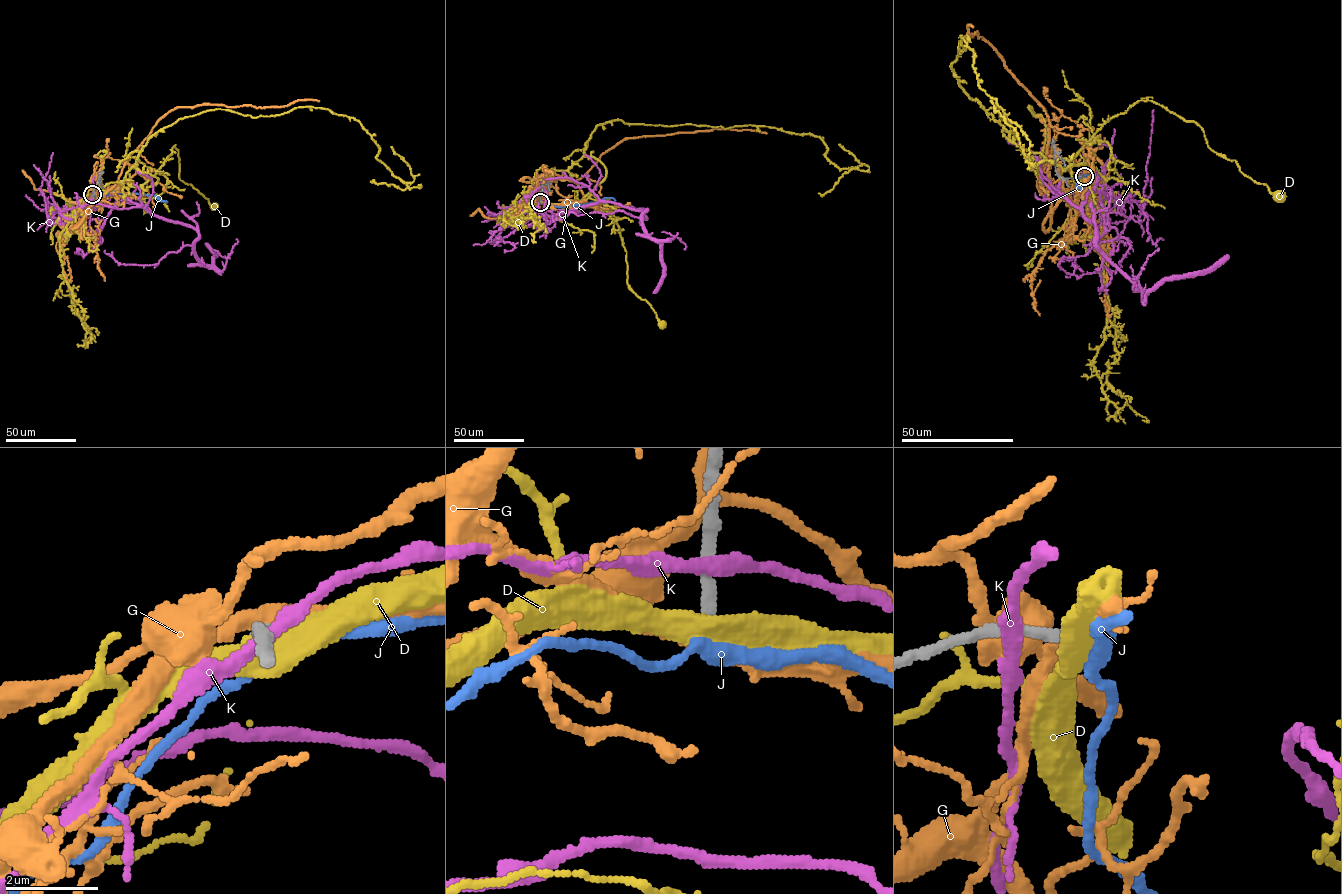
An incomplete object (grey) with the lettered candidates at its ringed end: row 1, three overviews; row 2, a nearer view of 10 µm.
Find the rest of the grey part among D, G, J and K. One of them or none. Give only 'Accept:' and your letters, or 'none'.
Accept: J

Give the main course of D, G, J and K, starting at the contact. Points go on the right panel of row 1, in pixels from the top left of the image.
D: (1084, 176), (1072, 158), (1112, 117), (1151, 100), (1194, 121), (1207, 146), (1277, 194)
G: (1084, 176), (1077, 173), (1089, 164), (1077, 138), (1057, 131), (1046, 111), (976, 32), (965, 36), (972, 27)
J: (1084, 176), (1076, 180), (1076, 187), (1081, 189)
K: (1080, 176), (1098, 204), (1086, 216), (1044, 200), (1079, 207), (1100, 191), (1143, 209), (1153, 109)

